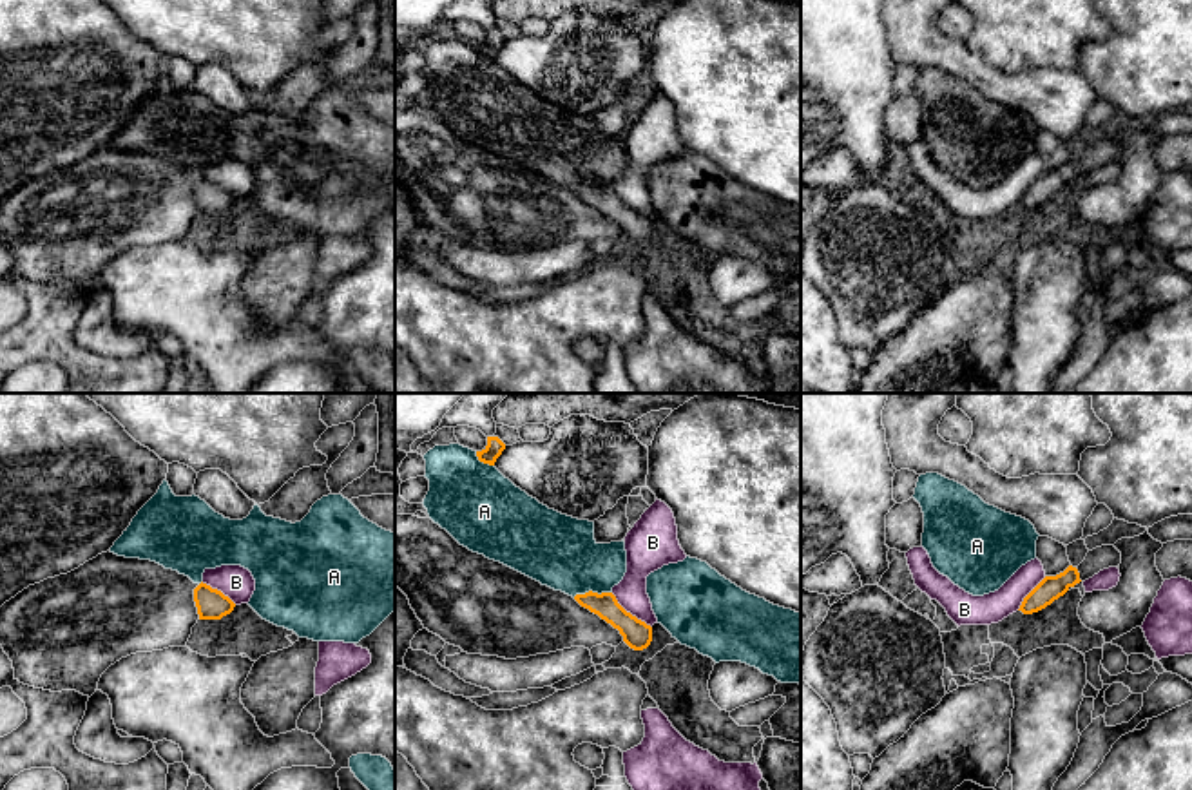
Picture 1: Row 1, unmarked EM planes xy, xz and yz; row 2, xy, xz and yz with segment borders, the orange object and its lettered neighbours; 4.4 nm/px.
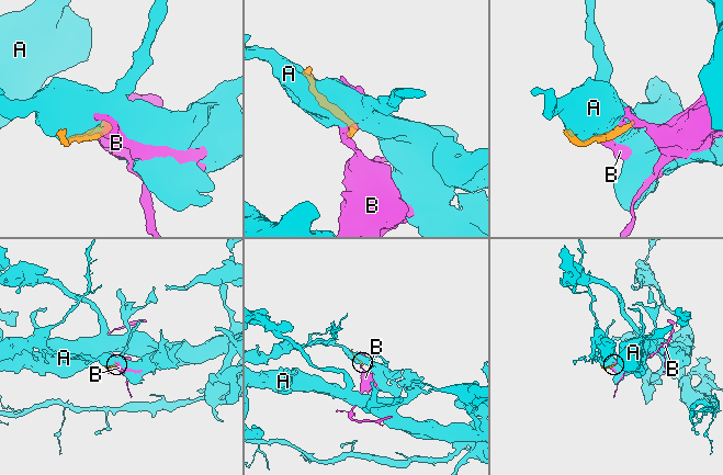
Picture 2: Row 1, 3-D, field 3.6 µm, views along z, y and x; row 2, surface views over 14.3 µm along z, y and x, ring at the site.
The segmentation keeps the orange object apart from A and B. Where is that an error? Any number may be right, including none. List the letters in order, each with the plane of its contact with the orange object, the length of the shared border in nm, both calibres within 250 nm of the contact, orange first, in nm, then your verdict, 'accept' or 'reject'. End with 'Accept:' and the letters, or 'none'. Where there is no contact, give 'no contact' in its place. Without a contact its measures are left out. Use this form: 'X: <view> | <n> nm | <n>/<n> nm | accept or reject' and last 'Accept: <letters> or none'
A: xz | 180 nm | 110/320 nm | reject
B: xz | 240 nm | 120/140 nm | reject
Accept: none

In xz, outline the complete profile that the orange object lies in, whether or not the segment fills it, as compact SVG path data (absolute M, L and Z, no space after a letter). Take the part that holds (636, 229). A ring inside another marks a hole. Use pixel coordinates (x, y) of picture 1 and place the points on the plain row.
M585 187L576 188L574 194L589 203L591 207L598 208L601 214L610 217L614 223L620 225L623 236L634 243L643 245L652 236L652 221L645 216L638 214L630 207L627 207L616 194L612 187Z

